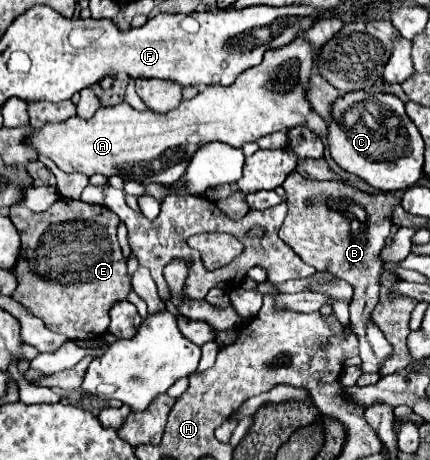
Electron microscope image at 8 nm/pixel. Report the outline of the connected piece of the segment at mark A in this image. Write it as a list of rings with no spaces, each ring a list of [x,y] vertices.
[[[297,36],[291,44],[275,50],[267,50],[261,64],[247,68],[237,76],[235,84],[231,86],[207,86],[191,100],[181,100],[181,104],[169,114],[143,110],[137,112],[129,104],[121,102],[115,106],[103,106],[95,112],[93,118],[83,120],[79,116],[73,116],[61,124],[45,124],[39,130],[31,130],[29,136],[25,136],[23,144],[37,150],[37,154],[43,154],[51,158],[59,170],[63,172],[81,172],[85,176],[93,174],[105,174],[113,176],[119,174],[125,180],[135,180],[139,184],[173,184],[185,174],[185,168],[197,152],[197,148],[209,144],[209,142],[225,142],[229,146],[241,148],[245,142],[255,142],[261,136],[289,130],[293,126],[305,126],[307,116],[311,112],[311,104],[305,96],[305,80],[309,80],[313,68],[313,50],[309,42],[305,42],[301,36]]]

